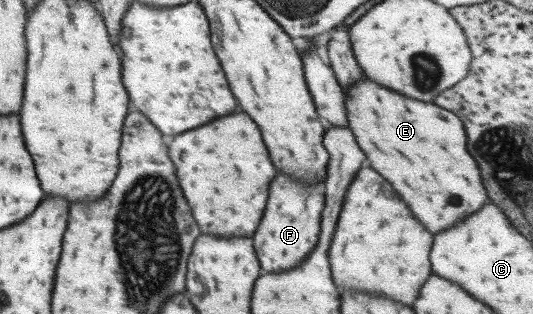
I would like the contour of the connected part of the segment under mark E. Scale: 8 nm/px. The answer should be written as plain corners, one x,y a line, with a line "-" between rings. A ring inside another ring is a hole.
360,76
356,84
343,93
346,121
358,148
364,153
365,163
374,168
396,190
412,216
434,236
446,228
456,226
460,220
472,216
486,204
486,190
480,182
478,165
466,148
466,133
462,121
452,112
434,106
433,102
420,102
392,92

